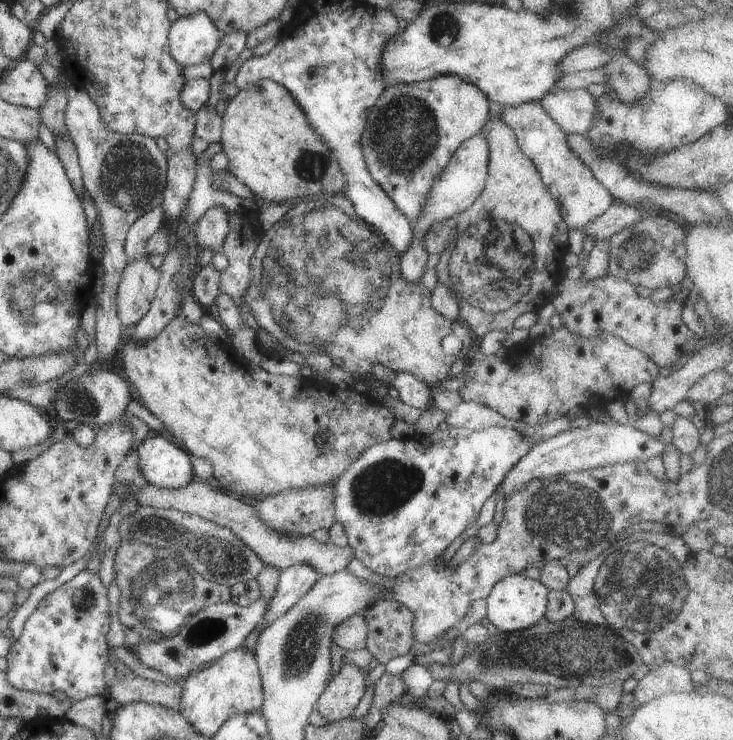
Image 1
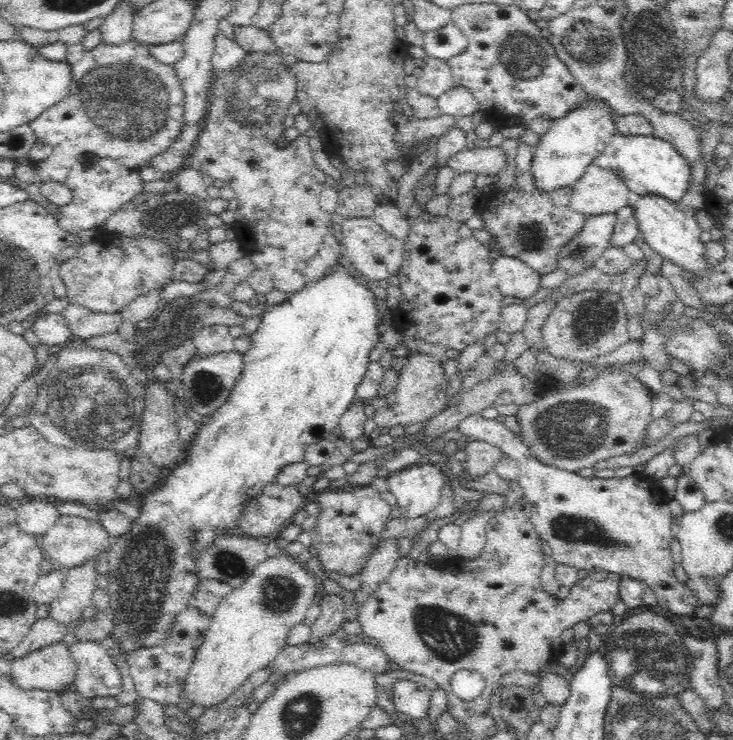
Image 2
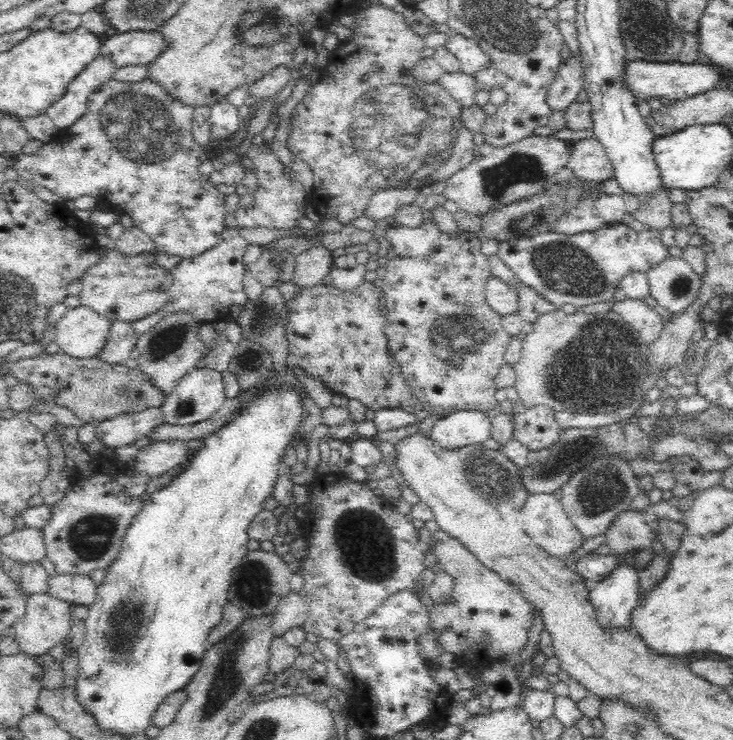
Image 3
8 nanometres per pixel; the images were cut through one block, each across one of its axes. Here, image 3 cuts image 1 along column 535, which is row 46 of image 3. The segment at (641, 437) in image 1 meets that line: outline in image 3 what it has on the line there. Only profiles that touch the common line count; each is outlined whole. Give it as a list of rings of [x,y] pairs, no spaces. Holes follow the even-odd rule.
[[[449,32],[447,35],[444,46],[459,60],[463,74],[473,76],[490,65],[490,56],[474,40],[460,33]]]

